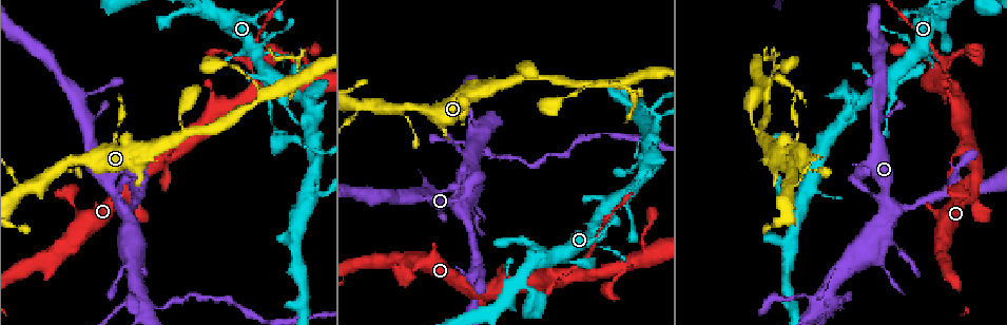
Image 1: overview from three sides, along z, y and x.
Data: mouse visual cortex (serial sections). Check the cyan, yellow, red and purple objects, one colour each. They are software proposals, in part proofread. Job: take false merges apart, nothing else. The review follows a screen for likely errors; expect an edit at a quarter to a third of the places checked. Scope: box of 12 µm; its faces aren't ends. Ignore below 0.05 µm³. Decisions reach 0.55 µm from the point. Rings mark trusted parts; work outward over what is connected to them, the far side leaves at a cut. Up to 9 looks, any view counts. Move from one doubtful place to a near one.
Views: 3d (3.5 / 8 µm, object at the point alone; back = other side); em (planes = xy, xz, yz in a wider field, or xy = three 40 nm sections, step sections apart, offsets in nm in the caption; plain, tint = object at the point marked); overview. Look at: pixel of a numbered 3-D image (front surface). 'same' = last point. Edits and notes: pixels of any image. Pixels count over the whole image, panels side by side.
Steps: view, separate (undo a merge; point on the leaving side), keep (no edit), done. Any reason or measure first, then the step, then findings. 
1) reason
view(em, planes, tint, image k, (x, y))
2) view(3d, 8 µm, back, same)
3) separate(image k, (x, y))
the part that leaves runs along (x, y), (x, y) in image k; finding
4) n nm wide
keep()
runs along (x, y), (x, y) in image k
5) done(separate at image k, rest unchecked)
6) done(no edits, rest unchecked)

a narrow waist
view(3d, 3.5 µm, image 1, (632, 220))

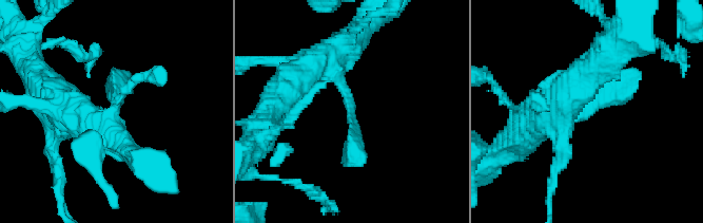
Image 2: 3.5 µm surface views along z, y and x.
view(em, xy, step 5, tint, image 2, (592, 107))

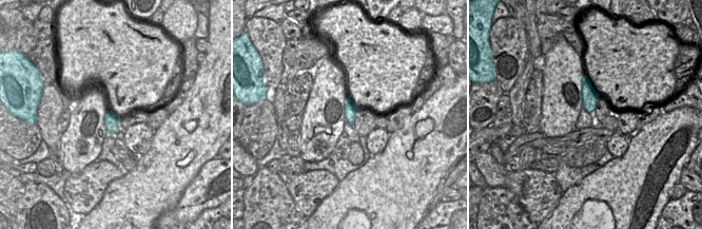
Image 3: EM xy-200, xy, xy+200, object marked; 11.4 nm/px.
keep()
runs along (538, 121), (579, 117), (640, 72) in image 2; continuous, no second cell

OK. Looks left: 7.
side arm on a straight run
view(3d, 3.5 µm, back, image 1, (956, 90))

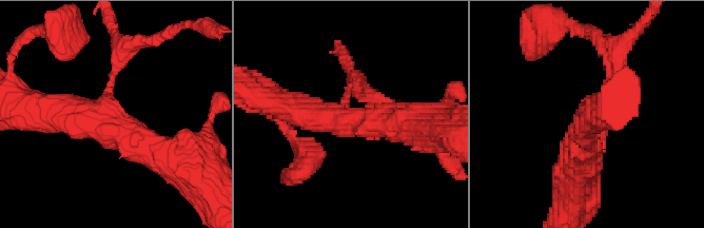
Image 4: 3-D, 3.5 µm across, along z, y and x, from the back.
3 arms; arms of 150, 400, 500 nm
view(em, planes, tint, image 4, (352, 116))

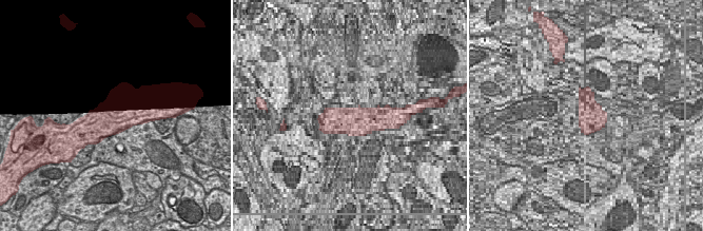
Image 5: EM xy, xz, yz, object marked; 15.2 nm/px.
cut it another way
view(em, xy, step 2, tint, same)

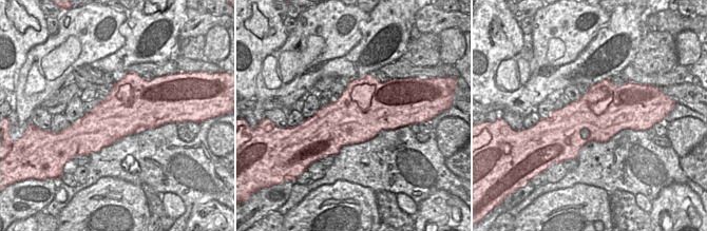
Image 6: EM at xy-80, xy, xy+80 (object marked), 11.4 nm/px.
keep()
runs along (174, 158), (115, 119), (54, 110) in image 4; all the same cell

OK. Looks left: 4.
a fork
view(3d, 3.5 µm, image 1, (285, 81))

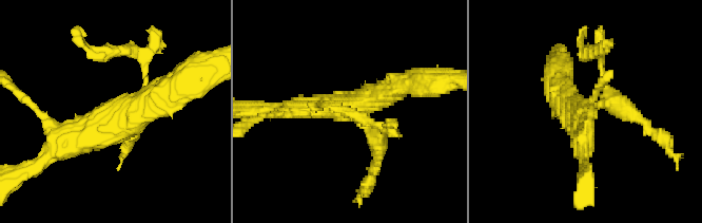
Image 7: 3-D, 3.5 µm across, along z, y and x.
need the tissue
view(em, xy, step 2, tint, image 7, (117, 113))

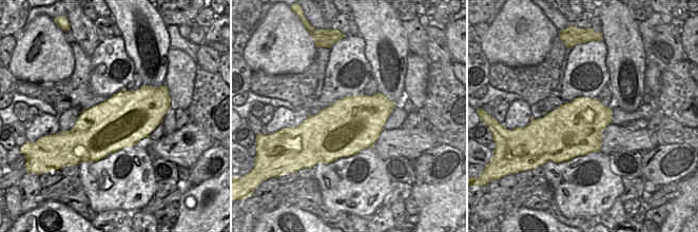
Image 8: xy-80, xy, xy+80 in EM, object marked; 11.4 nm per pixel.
650 nm wide
separate(image 7, (628, 115))
two cells meet here

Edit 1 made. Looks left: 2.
done(separate at image 7, rest unchecked)

